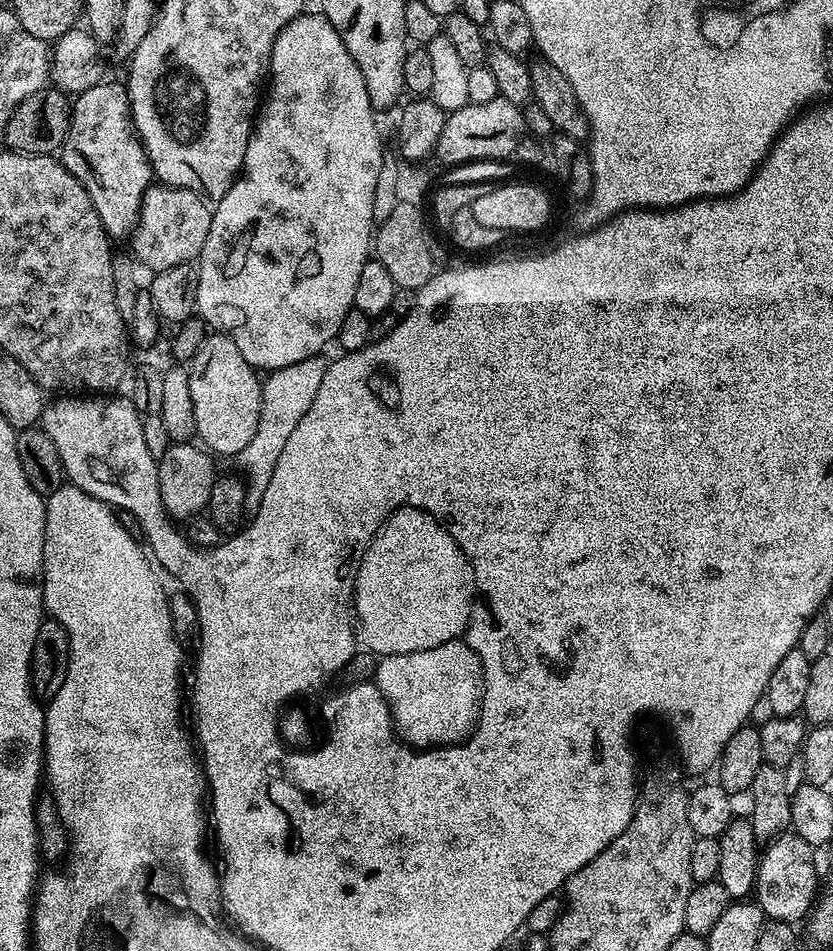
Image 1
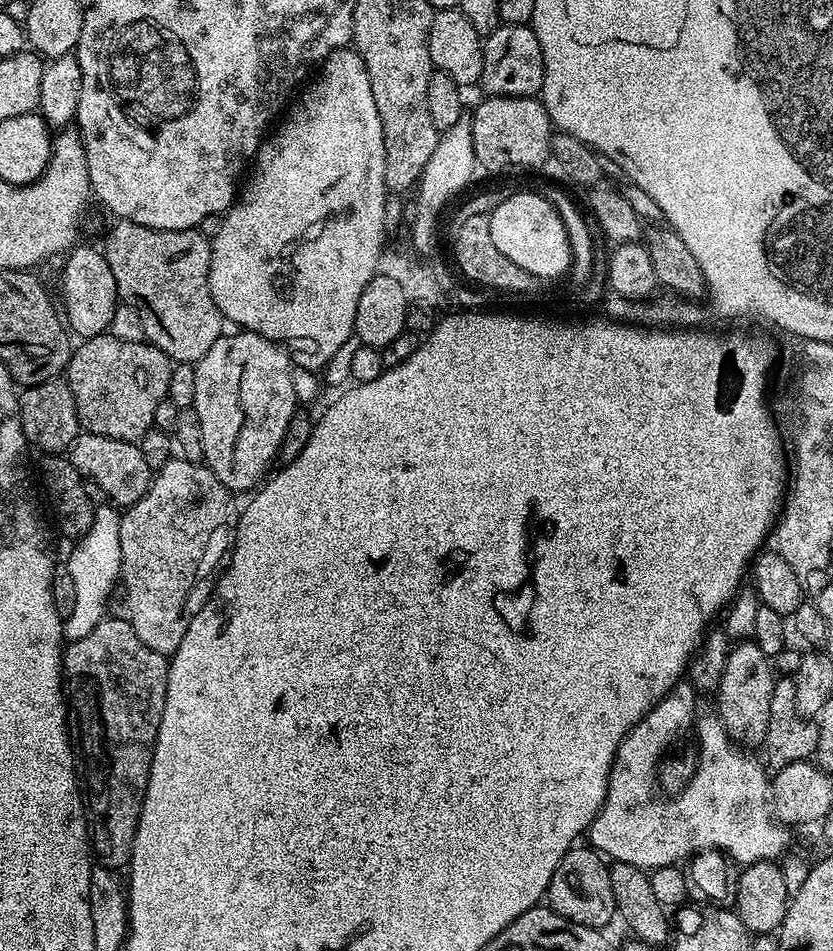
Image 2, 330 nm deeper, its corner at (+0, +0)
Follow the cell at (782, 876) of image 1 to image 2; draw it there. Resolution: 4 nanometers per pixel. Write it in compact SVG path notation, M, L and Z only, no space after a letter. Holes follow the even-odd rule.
M740 642L736 645L729 651L720 685L714 692L715 711L731 740L741 746L760 746L763 745L766 730L770 726L770 698L776 685L774 669L770 658L762 654L755 642Z

